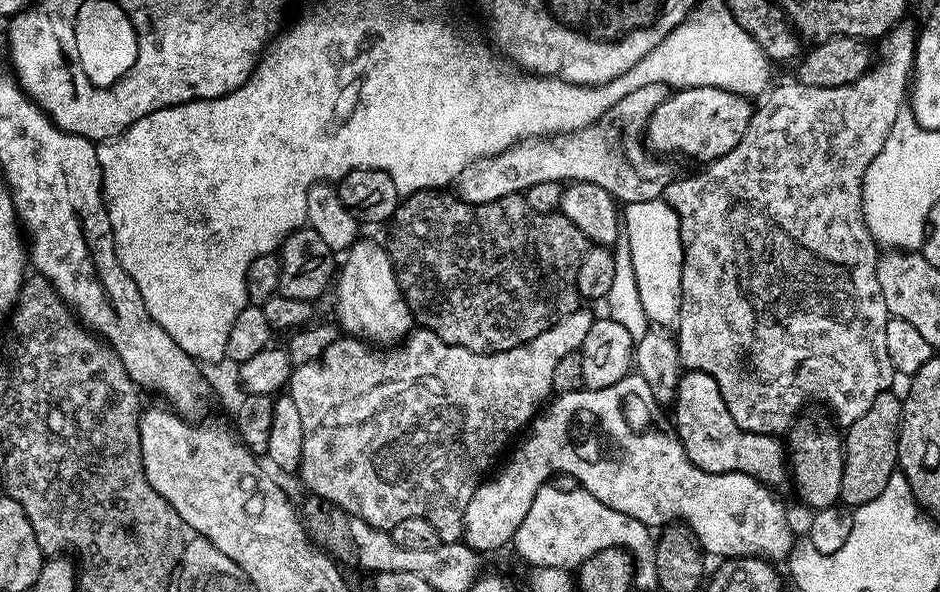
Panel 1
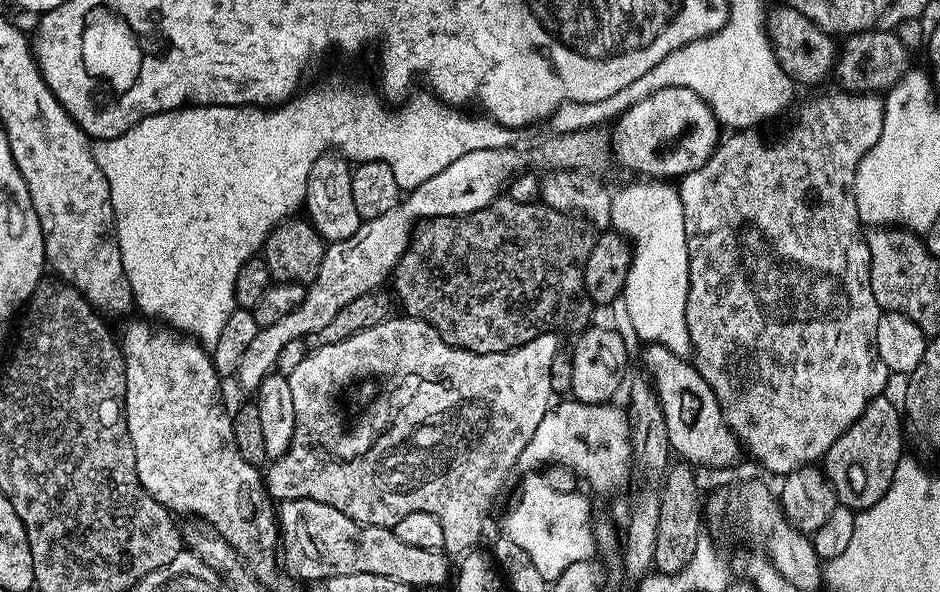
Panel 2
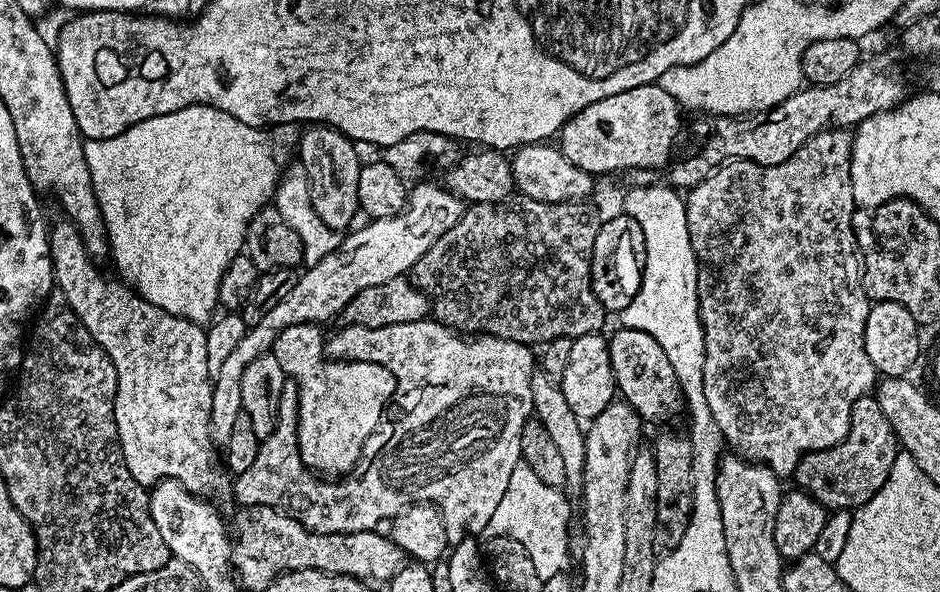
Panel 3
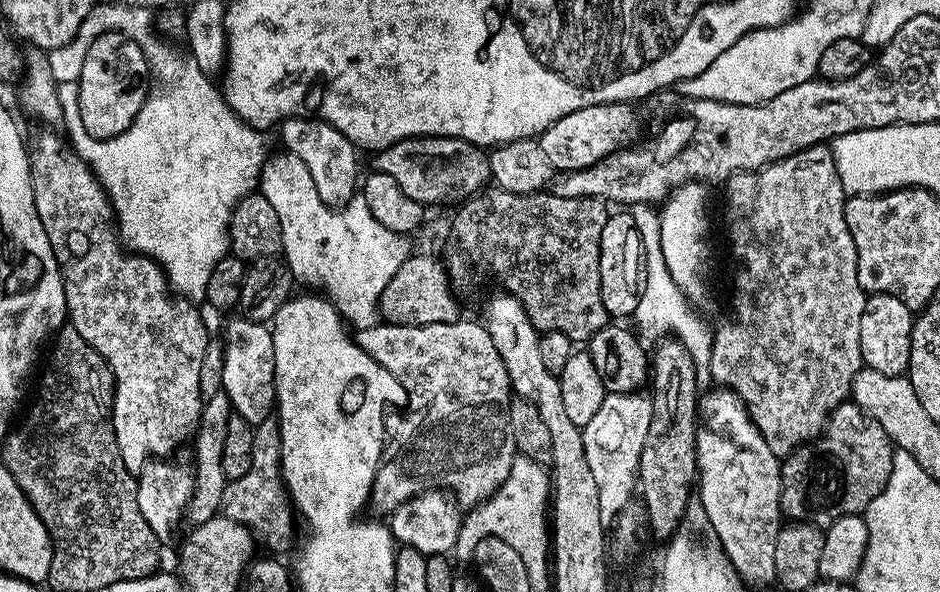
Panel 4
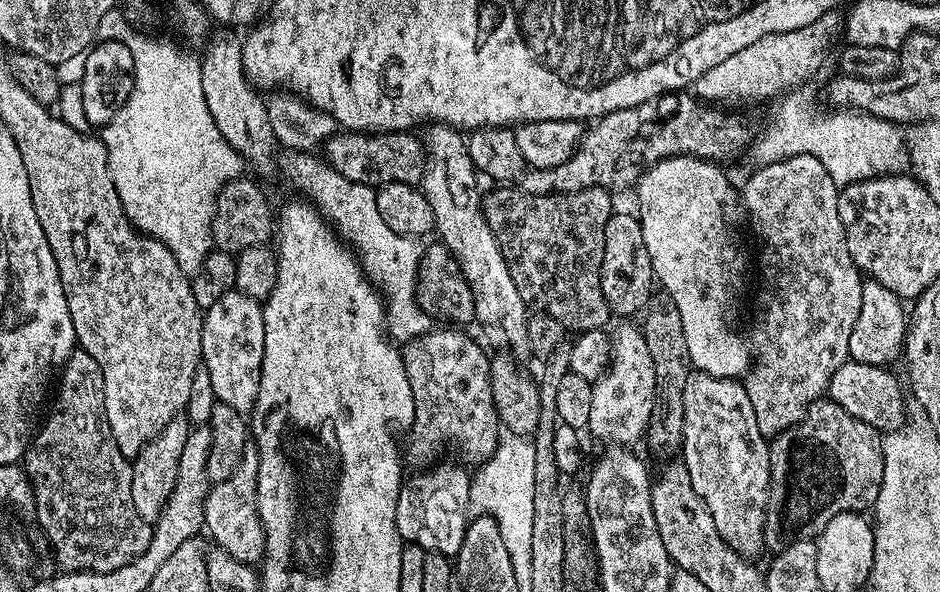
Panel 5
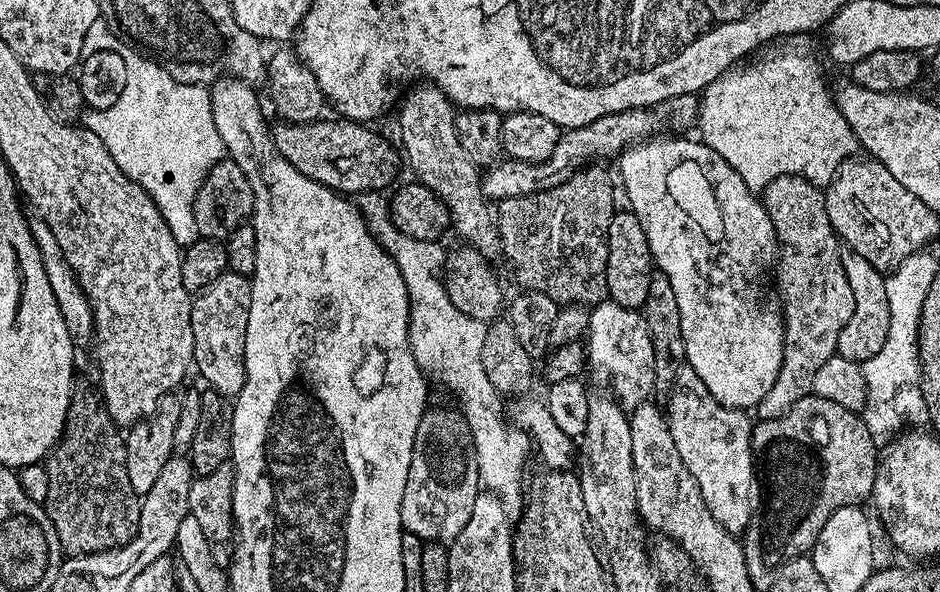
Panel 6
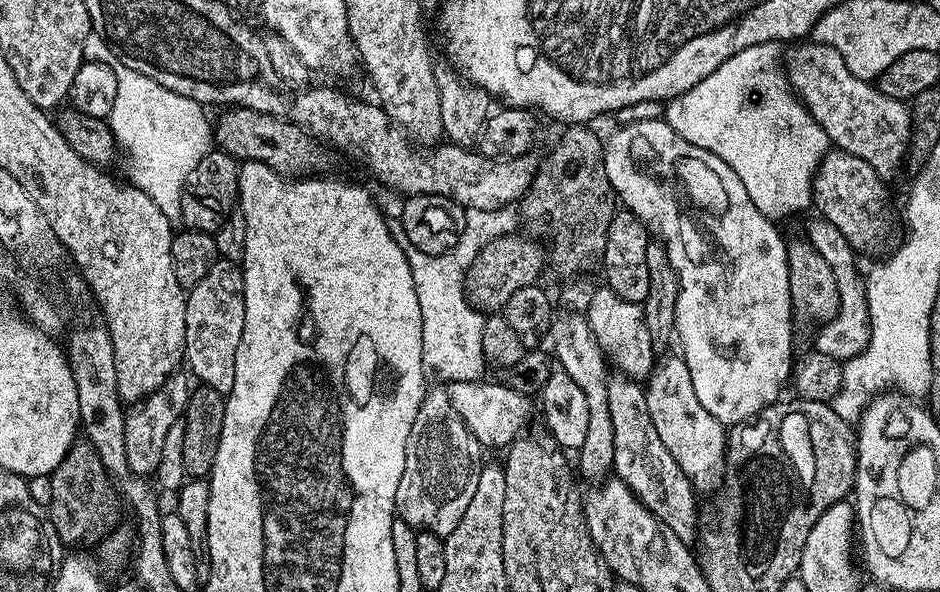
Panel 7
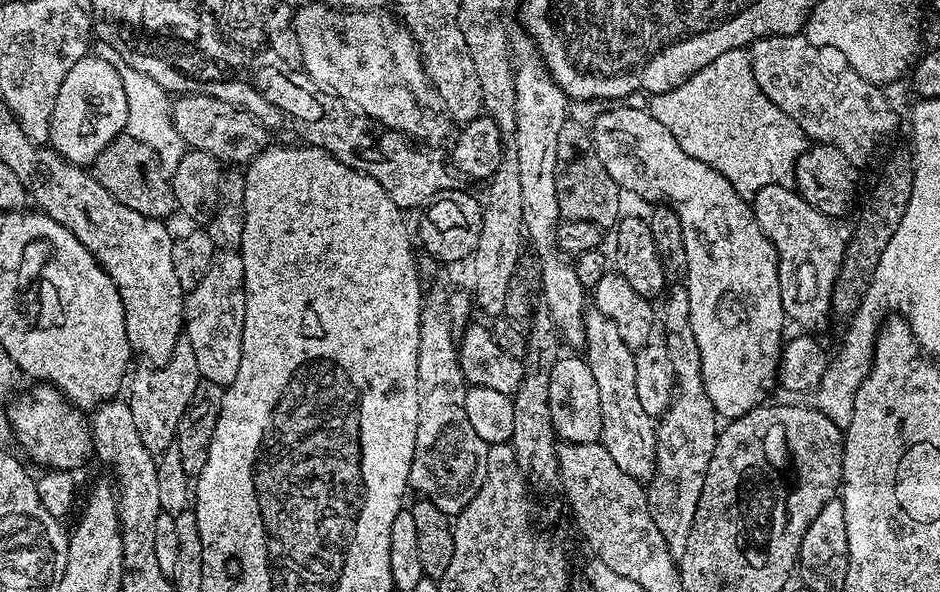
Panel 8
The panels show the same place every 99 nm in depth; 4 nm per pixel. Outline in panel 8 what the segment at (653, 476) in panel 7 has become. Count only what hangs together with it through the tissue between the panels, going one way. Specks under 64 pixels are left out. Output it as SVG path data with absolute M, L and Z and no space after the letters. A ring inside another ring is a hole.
M595 310L584 313L583 359L588 361L590 374L598 382L598 402L602 406L602 430L600 440L610 450L610 458L641 482L651 480L656 471L656 430L654 417L642 410L638 402L638 390L634 383L635 351L618 335L618 330L606 314Z

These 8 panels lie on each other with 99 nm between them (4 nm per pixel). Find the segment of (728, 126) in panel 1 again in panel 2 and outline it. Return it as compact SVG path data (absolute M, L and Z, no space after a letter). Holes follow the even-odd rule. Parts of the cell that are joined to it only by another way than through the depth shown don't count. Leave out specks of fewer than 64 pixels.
M689 88L658 90L621 112L615 124L616 129L610 132L615 163L617 160L622 167L641 172L644 178L683 178L701 168L722 139L722 125L711 106Z

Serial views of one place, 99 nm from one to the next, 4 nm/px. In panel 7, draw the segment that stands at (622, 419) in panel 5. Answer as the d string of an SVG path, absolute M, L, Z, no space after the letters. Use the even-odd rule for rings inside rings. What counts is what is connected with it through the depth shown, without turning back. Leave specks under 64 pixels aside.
M607 286L597 287L594 300L586 311L592 336L609 361L617 364L619 371L629 380L647 381L658 360L657 349L652 348L650 330L647 329L644 309L634 302L626 302Z

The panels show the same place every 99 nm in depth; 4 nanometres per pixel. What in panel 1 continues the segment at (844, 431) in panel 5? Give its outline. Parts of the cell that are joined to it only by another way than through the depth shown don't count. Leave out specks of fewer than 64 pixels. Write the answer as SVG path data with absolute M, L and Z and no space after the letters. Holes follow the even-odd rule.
M889 390L878 394L870 410L866 410L866 414L862 414L862 418L858 418L853 424L847 425L843 433L844 469L842 470L840 500L845 505L865 504L878 498L878 494L882 494L893 472L897 471L896 451L898 450L902 400L894 393L895 391Z

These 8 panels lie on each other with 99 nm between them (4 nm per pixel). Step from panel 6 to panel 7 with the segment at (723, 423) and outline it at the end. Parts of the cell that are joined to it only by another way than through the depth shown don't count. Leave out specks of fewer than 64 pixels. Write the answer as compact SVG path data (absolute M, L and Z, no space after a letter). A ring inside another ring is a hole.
M669 355L669 360L661 359L659 363L653 367L651 376L646 381L646 391L644 393L644 401L648 403L652 421L658 430L658 438L662 438L662 442L666 442L666 446L670 450L670 454L674 454L674 458L678 462L681 470L687 474L689 480L692 481L693 488L703 490L703 488L716 488L724 480L724 471L730 465L730 436L726 433L726 426L714 418L714 414L710 414L710 410L706 410L706 406L702 406L702 402L698 400L698 394L694 392L694 382L690 380L690 370L686 366L686 362L679 356Z

